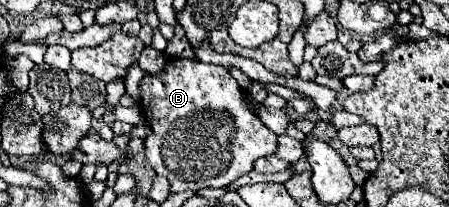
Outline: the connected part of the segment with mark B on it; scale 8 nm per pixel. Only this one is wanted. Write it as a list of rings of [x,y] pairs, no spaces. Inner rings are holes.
[[[169,59],[163,75],[145,75],[139,83],[141,107],[153,133],[145,139],[145,157],[157,171],[171,181],[173,191],[199,191],[205,187],[227,187],[253,169],[255,159],[277,149],[277,135],[269,131],[249,109],[243,89],[229,75],[227,67],[201,63],[197,59]]]

